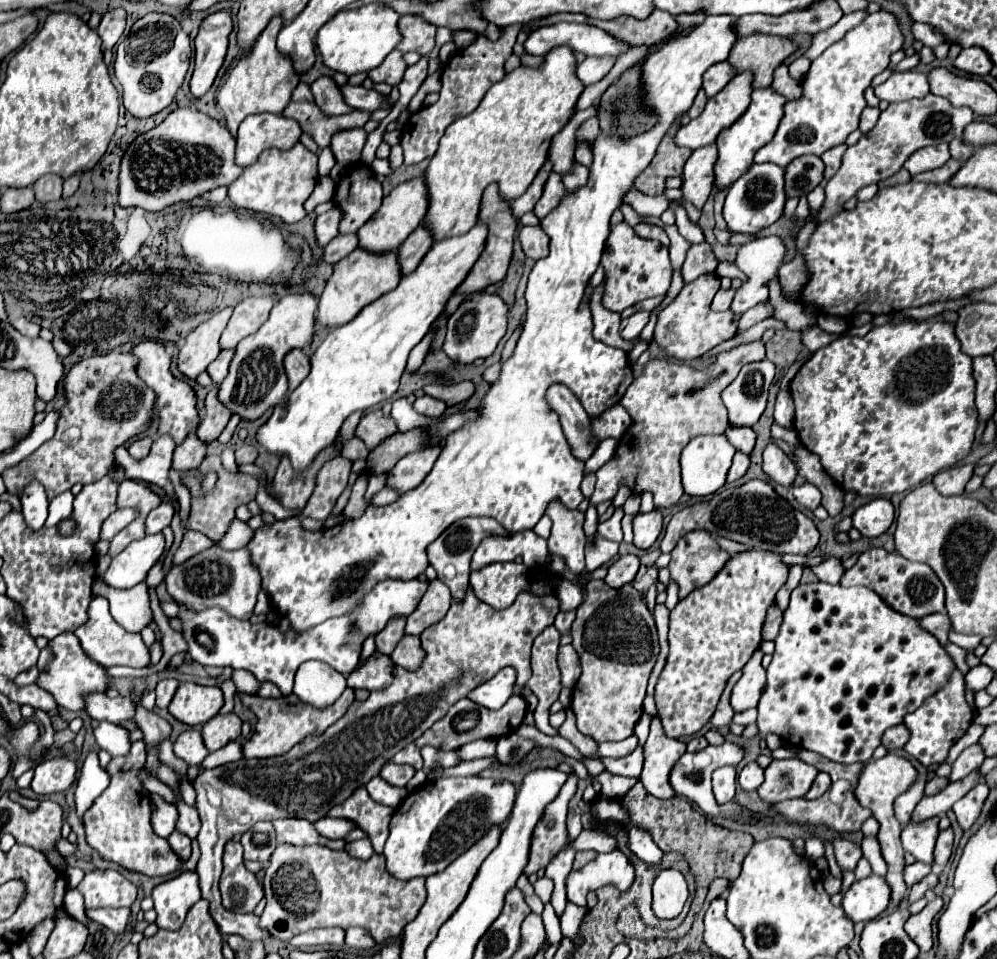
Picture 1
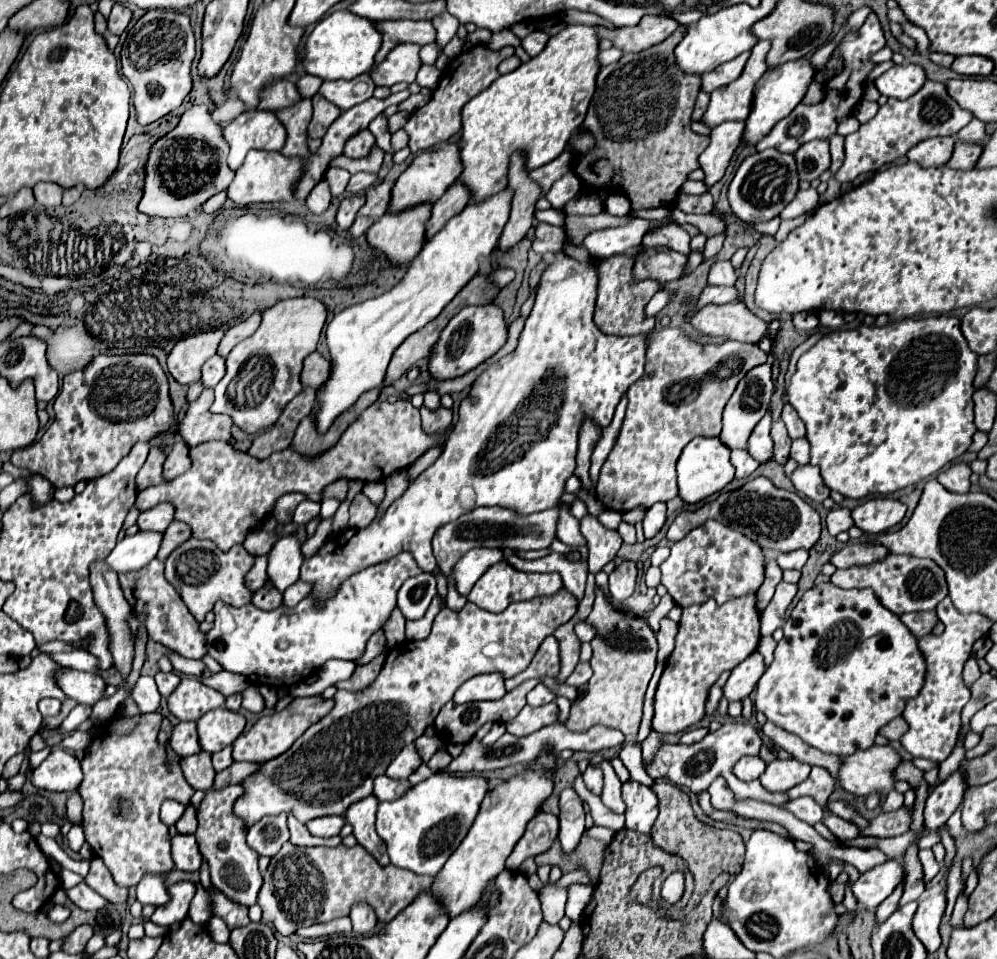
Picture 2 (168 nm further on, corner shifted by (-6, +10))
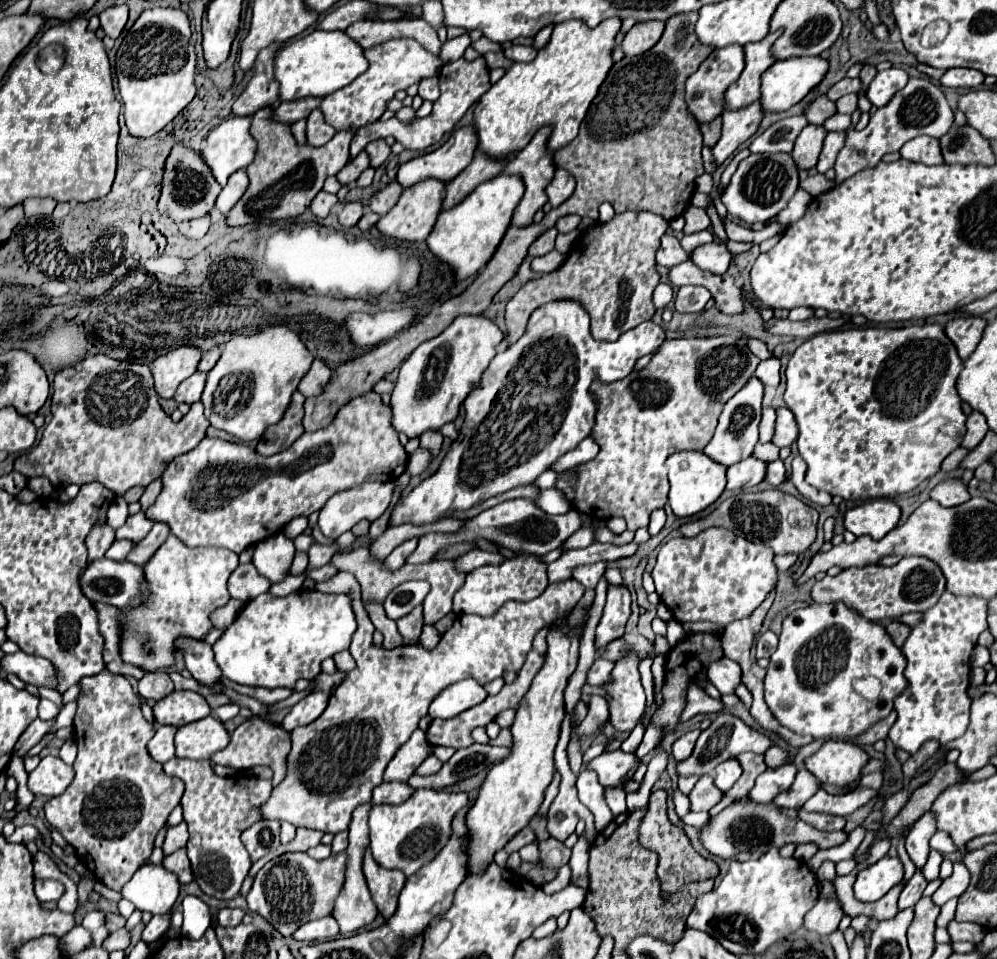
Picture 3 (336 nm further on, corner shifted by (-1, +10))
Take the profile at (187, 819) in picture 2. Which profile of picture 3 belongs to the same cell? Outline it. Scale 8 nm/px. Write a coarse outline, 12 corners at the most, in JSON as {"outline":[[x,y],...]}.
{"outline":[[186,822],[168,828],[162,844],[164,854],[172,854],[188,842]]}

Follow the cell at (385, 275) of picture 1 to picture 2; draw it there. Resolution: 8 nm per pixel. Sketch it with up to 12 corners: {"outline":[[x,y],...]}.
{"outline":[[431,202],[385,214],[369,244],[395,264],[411,262],[425,244]]}

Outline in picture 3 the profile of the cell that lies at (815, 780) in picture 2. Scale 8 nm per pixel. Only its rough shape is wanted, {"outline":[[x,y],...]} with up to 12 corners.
{"outline":[[806,768],[796,774],[790,790],[774,798],[776,806],[800,808],[820,790]]}

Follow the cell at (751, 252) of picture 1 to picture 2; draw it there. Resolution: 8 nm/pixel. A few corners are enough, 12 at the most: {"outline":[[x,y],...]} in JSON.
{"outline":[[705,286],[697,308],[729,304],[737,298],[735,288]]}

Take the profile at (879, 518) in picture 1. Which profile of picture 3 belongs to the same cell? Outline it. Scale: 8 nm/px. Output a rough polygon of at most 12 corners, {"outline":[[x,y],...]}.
{"outline":[[870,500],[846,512],[844,528],[880,540],[898,524],[900,506]]}

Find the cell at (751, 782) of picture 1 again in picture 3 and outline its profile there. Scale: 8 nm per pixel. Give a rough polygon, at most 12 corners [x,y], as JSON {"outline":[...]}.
{"outline":[[736,758],[716,768],[714,782],[722,792],[732,788],[742,766]]}

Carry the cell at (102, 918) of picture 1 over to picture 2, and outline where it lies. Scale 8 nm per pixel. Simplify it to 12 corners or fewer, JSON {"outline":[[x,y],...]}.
{"outline":[[85,882],[67,890],[67,898],[81,910],[101,910],[103,900]]}

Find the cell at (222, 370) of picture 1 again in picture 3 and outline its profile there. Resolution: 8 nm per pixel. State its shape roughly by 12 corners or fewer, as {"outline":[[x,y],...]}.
{"outline":[[194,372],[176,394],[176,402],[198,402],[208,372]]}

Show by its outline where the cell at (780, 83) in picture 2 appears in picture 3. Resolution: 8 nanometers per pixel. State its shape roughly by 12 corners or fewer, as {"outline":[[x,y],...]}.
{"outline":[[816,58],[774,62],[762,74],[764,112],[796,106],[828,70]]}

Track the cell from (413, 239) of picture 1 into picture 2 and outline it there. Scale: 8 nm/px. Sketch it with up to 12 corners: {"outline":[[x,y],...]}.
{"outline":[[455,182],[433,204],[427,238],[435,236],[471,202],[471,190]]}

